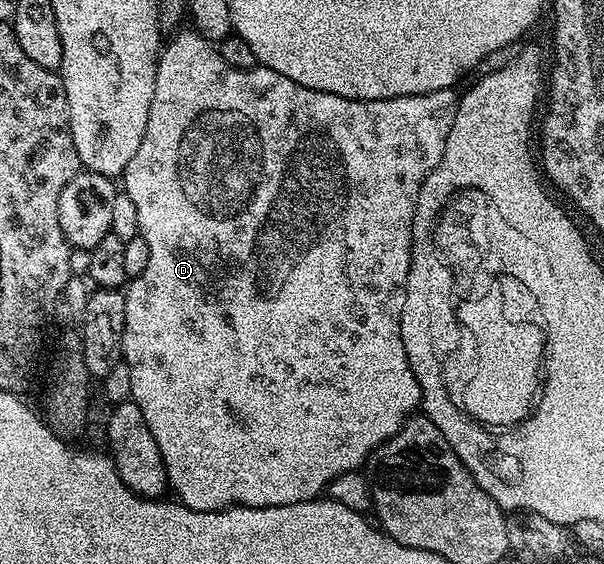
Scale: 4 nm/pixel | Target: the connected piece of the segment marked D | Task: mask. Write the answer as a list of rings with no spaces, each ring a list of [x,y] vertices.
[[[180,30],[171,37],[172,40],[163,45],[160,54],[160,65],[156,67],[154,78],[154,102],[150,102],[150,118],[146,118],[146,134],[142,134],[142,146],[138,146],[138,154],[130,158],[126,170],[122,173],[122,191],[130,194],[138,209],[139,236],[150,246],[150,262],[146,262],[146,270],[142,274],[131,277],[124,292],[126,302],[126,326],[122,338],[122,360],[130,370],[131,403],[142,410],[142,418],[146,418],[146,426],[150,426],[150,434],[154,434],[154,442],[158,442],[158,450],[162,454],[162,462],[166,466],[168,487],[179,503],[185,504],[190,510],[203,512],[221,512],[223,508],[269,508],[270,506],[290,506],[298,502],[315,500],[327,489],[328,483],[338,474],[357,471],[367,461],[368,455],[382,442],[397,432],[409,416],[421,407],[420,387],[418,378],[414,378],[412,364],[406,358],[406,346],[402,346],[400,337],[400,319],[402,306],[406,302],[406,282],[412,269],[412,223],[416,213],[418,194],[422,190],[424,180],[442,162],[442,150],[446,150],[446,138],[450,138],[450,126],[454,126],[454,114],[458,96],[451,88],[434,90],[430,94],[414,94],[389,100],[351,100],[336,94],[323,93],[322,90],[307,89],[306,86],[292,82],[290,78],[275,73],[266,67],[255,66],[250,69],[235,69],[223,61],[219,47],[195,30]]]

